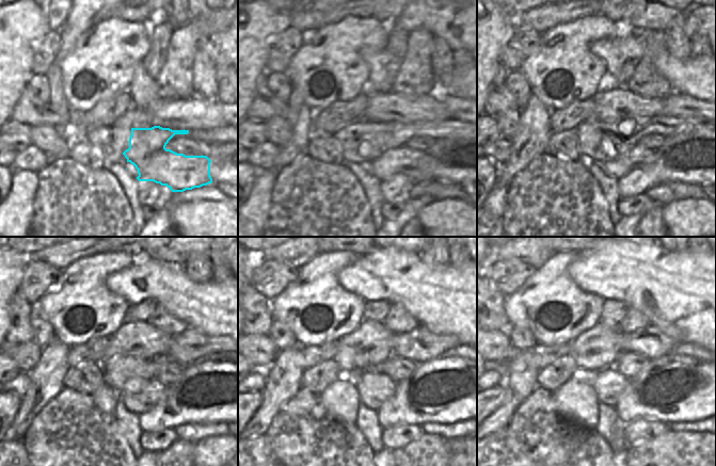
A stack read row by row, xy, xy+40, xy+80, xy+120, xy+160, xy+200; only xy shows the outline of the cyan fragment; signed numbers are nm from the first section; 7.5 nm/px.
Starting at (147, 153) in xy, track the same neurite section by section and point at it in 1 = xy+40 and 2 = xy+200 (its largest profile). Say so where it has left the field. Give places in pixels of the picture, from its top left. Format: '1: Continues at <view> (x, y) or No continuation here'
1: Continues at xy+40 (386, 156)
2: Continues at xy+200 (608, 385).

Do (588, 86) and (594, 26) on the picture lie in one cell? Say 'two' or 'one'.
one

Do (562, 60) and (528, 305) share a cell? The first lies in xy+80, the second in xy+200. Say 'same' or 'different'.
same

